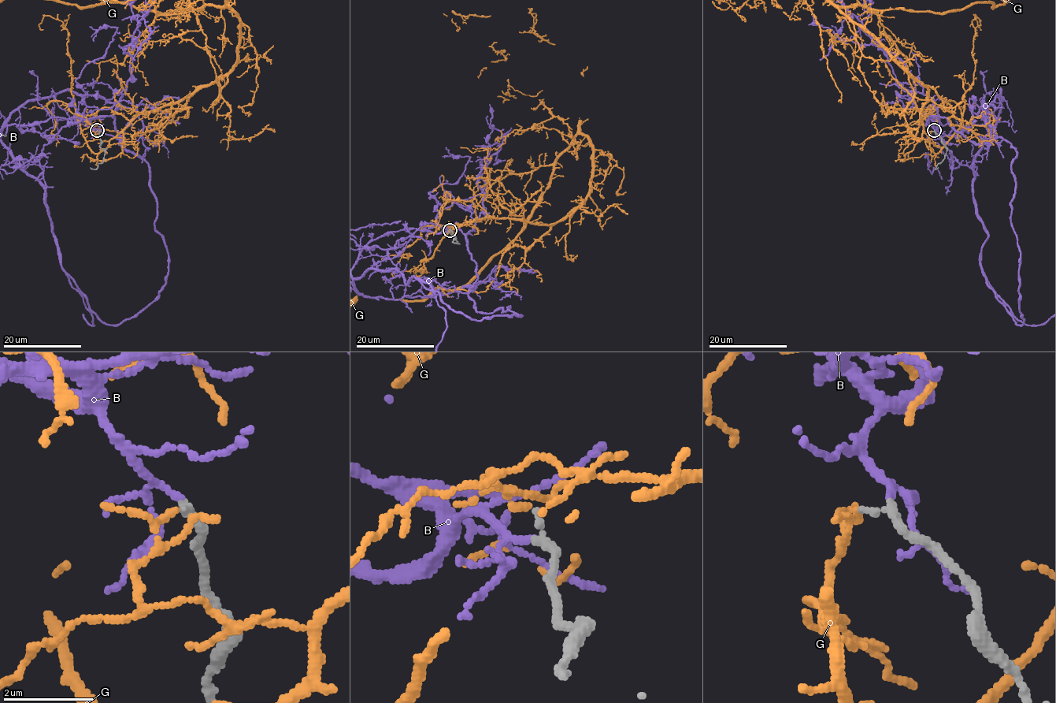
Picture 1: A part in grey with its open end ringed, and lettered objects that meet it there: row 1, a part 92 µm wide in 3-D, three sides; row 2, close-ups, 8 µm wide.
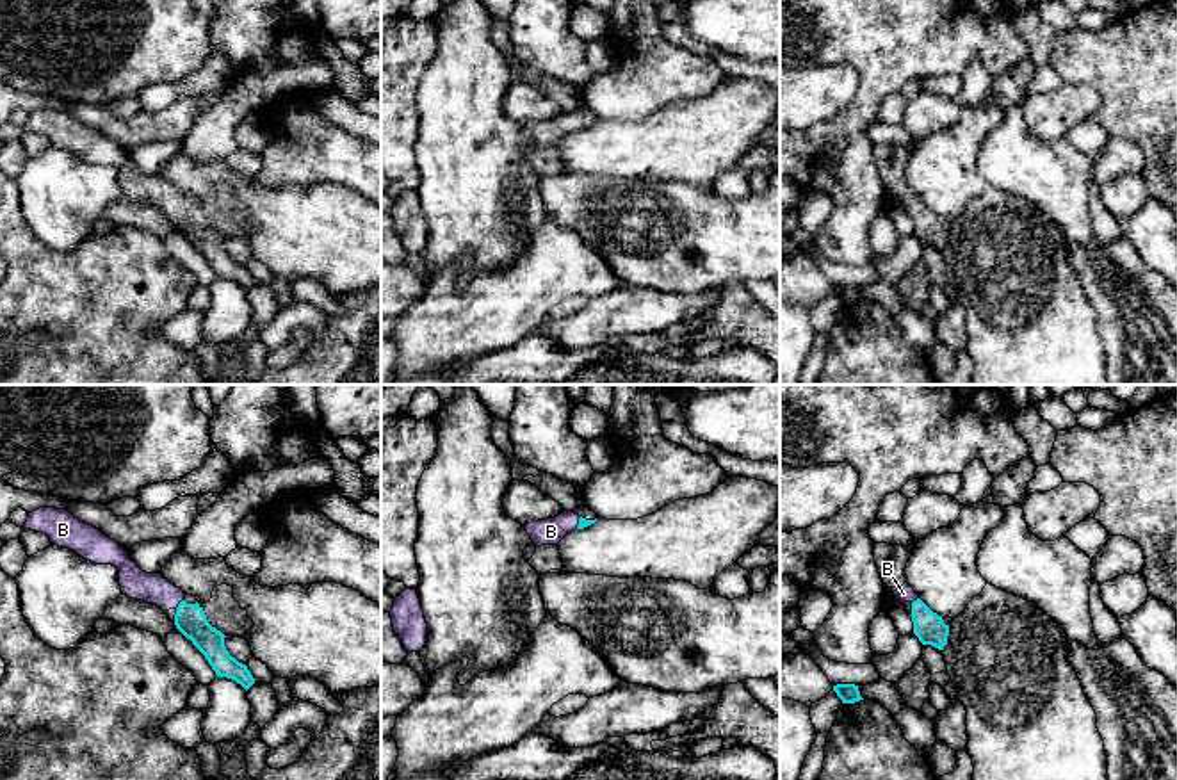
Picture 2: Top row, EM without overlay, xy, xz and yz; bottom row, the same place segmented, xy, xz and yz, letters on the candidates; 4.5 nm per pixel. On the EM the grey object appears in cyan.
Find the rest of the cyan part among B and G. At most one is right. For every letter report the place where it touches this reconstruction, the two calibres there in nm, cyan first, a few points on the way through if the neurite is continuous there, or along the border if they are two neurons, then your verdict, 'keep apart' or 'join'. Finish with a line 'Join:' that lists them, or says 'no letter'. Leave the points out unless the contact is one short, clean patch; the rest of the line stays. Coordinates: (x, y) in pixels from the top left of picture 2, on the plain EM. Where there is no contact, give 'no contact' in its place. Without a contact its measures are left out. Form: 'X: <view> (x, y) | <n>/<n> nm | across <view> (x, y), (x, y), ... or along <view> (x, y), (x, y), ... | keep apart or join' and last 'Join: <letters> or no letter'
B: xy (178, 205) | 140/140 nm | across xy (191, 221), (178, 205), (154, 189), (137, 186) | join
G: no contact | keep apart
Join: B

